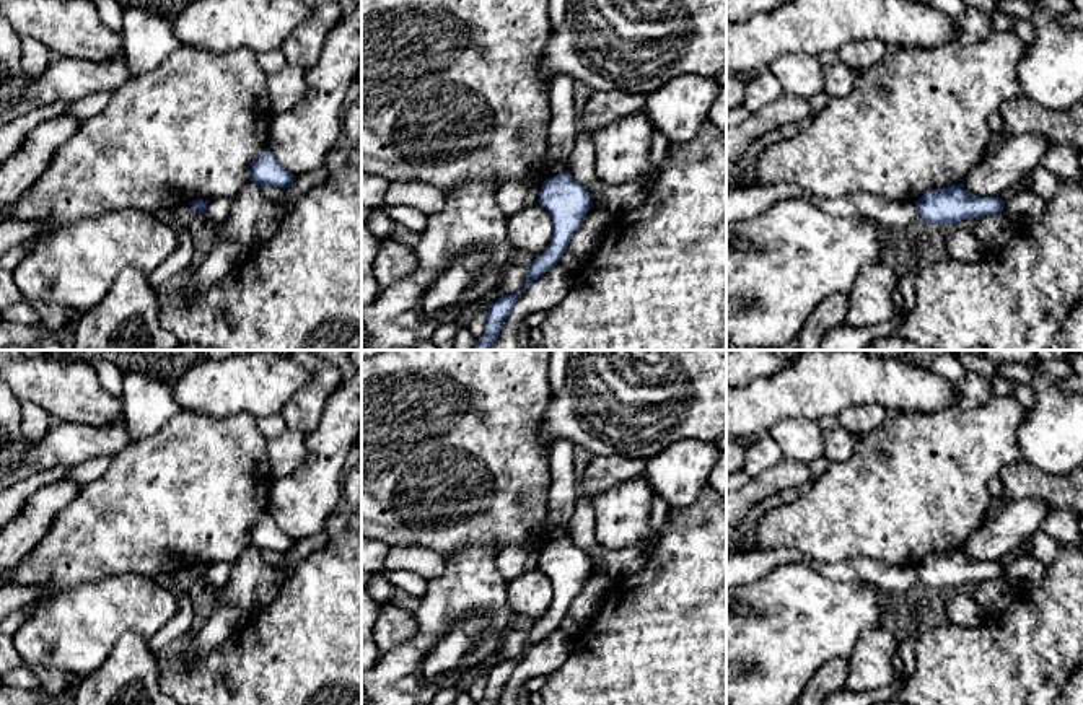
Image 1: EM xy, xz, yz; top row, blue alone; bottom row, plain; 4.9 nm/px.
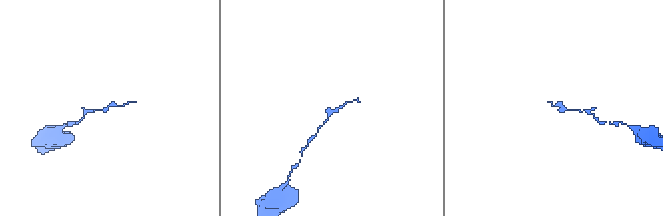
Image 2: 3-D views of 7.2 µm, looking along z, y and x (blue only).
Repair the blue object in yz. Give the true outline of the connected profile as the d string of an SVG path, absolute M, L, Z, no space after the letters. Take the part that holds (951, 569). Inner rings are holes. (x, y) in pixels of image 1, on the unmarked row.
M954 549L925 557L915 565L915 571L920 586L933 586L946 591L969 581L984 583L1002 578L1005 565L1000 562L976 562L962 549Z

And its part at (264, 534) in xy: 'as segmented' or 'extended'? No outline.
as segmented

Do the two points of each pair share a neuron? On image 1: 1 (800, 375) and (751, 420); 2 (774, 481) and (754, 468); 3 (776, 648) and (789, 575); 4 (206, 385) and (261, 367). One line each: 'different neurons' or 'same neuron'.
1: same neuron
2: different neurons
3: same neuron
4: same neuron

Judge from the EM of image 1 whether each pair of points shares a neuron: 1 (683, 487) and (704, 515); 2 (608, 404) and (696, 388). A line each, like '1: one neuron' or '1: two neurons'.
1: two neurons
2: one neuron

